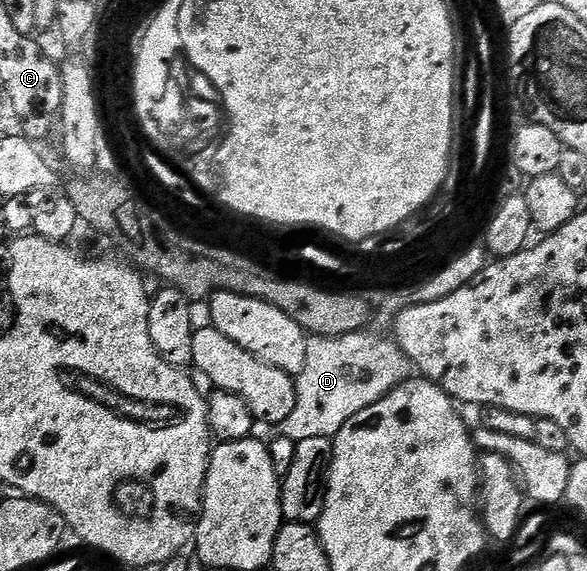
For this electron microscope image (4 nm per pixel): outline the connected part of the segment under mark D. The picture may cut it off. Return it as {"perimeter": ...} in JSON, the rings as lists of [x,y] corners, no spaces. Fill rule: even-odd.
{"perimeter":[[[361,330],[345,336],[313,336],[309,335],[306,346],[306,366],[302,366],[296,381],[296,402],[294,410],[278,425],[279,435],[291,440],[302,438],[335,437],[354,414],[362,414],[366,406],[374,406],[386,394],[390,394],[398,385],[409,379],[410,365],[408,355],[396,345],[395,339],[375,336],[372,330]]]}

